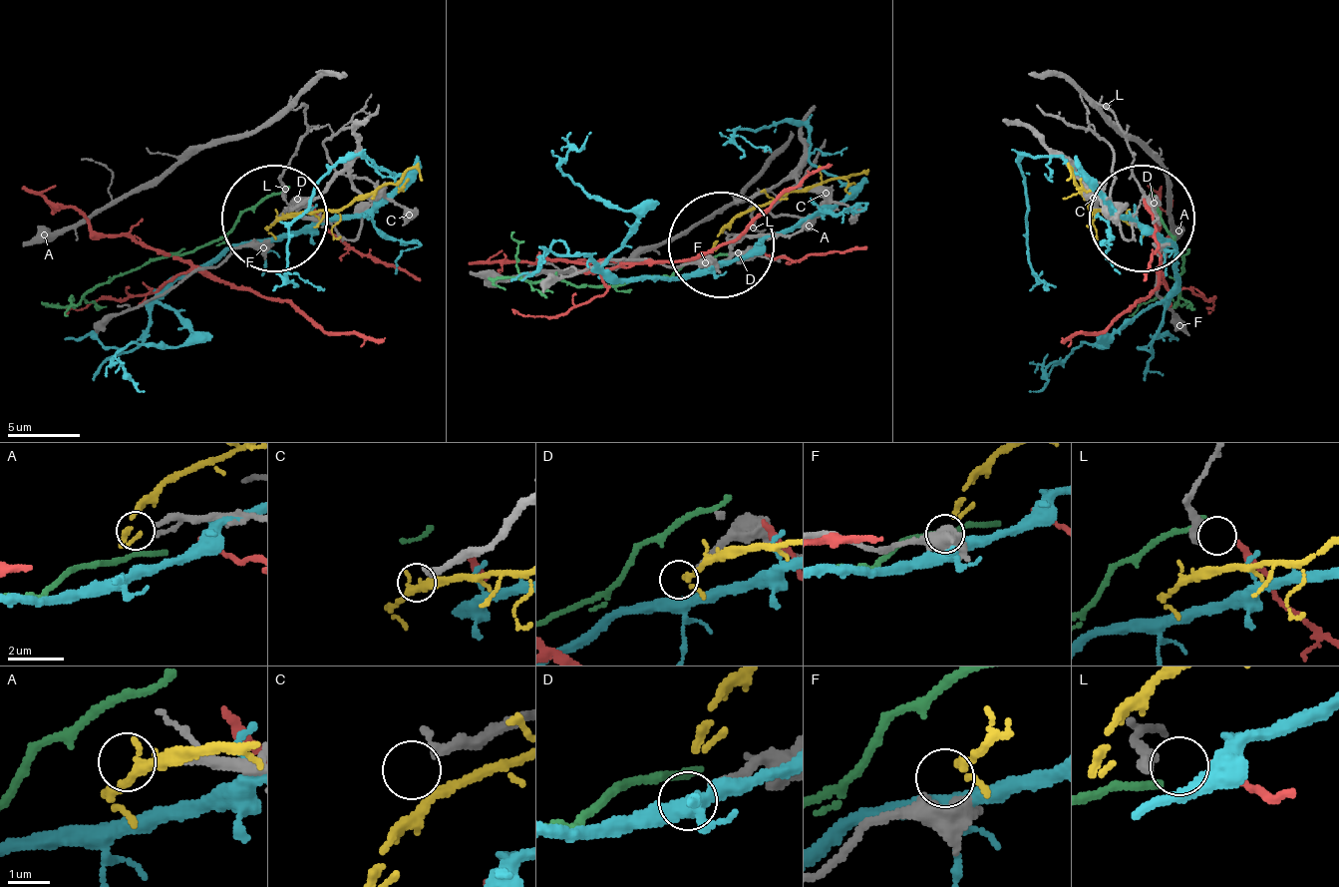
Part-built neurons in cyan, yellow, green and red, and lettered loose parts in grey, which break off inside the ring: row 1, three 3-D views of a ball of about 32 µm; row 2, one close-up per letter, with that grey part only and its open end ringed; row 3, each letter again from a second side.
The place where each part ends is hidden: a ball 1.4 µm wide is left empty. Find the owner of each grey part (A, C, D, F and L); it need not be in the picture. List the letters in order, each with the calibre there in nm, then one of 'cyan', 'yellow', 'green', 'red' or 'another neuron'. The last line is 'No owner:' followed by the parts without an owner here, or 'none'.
A: 150 nm | another neuron
C: 280 nm | another neuron
D: 180 nm | another neuron
F: 440 nm | yellow
L: 280 nm | red
No owner: A, C, D

